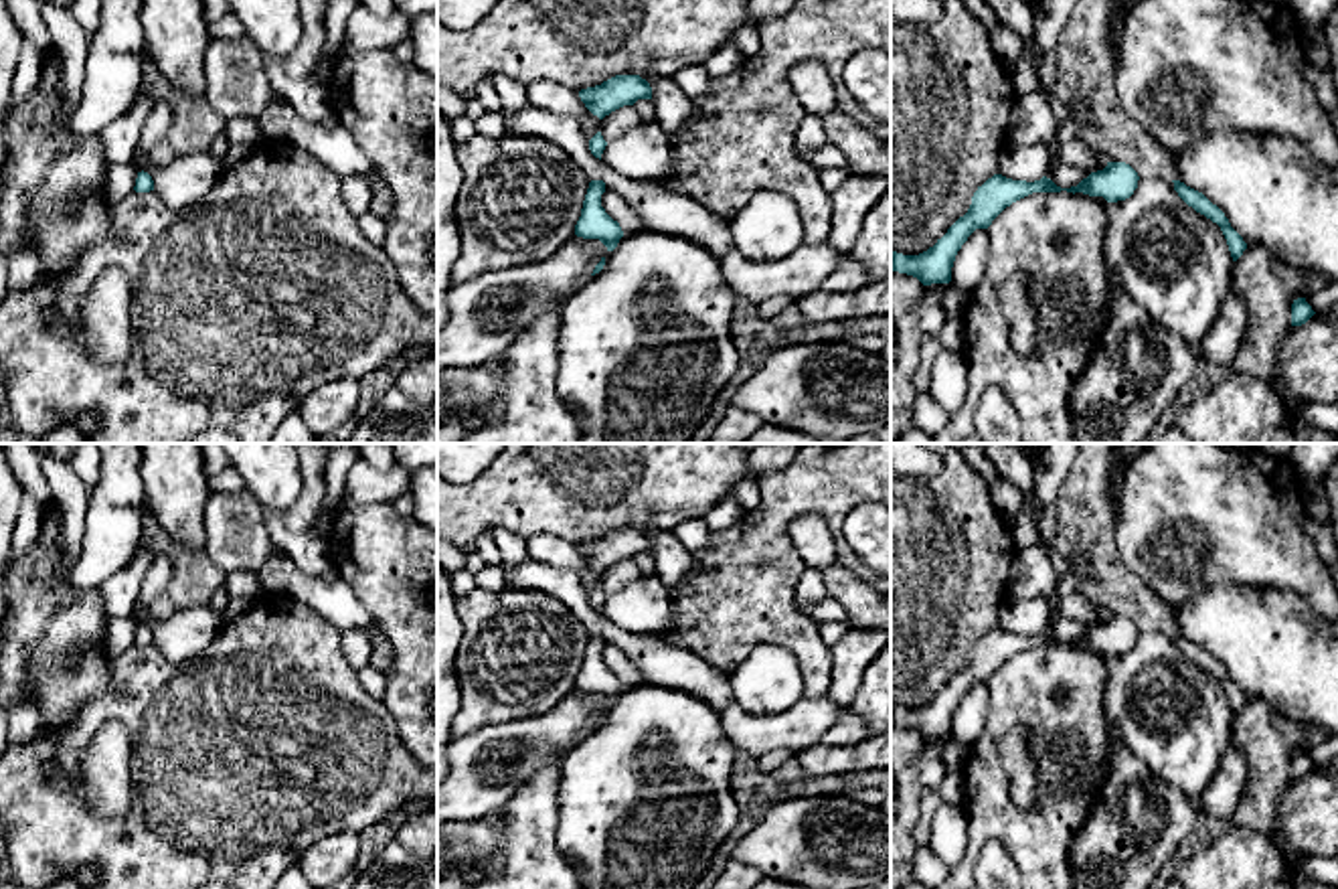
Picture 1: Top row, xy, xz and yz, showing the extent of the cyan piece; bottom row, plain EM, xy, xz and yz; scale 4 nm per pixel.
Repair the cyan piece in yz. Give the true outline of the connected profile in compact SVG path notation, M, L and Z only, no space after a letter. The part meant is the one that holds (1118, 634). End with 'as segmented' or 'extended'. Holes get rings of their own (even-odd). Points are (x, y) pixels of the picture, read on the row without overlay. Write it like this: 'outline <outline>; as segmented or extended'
outline M1107 616L1103 624L1091 626L1077 640L1061 642L1051 632L1012 634L1002 628L988 632L972 650L972 658L933 701L919 709L891 705L891 723L917 731L923 739L949 737L957 705L976 682L988 682L992 674L1012 656L1032 646L1083 646L1103 650L1107 656L1125 654L1138 642L1138 626L1125 616Z; as segmented

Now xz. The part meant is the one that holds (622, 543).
outline M615 529L601 539L579 545L585 561L603 573L611 565L634 559L638 553L652 553L652 541L640 529Z; as segmented

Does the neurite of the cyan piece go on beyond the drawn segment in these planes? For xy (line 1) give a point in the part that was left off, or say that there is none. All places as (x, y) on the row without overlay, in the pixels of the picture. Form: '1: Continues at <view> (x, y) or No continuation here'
1: No continuation here

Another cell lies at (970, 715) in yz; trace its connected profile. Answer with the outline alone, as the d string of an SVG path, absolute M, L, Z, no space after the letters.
M976 682L955 709L951 735L970 747L984 731L988 719L988 682Z

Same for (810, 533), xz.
M818 512L796 516L787 535L806 569L826 571L836 563L834 537L828 520Z

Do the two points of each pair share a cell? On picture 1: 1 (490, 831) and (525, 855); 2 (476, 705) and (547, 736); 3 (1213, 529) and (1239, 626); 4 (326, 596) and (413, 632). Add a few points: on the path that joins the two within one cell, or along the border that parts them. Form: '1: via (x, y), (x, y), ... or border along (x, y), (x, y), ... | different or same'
1: border along (496, 817), (500, 825), (500, 867) | different
2: border along (555, 705), (529, 717), (488, 723), (466, 736) | different
3: border along (1274, 588), (1207, 584), (1191, 600), (1183, 602) | different
4: border along (341, 576), (385, 636), (391, 657) | different

